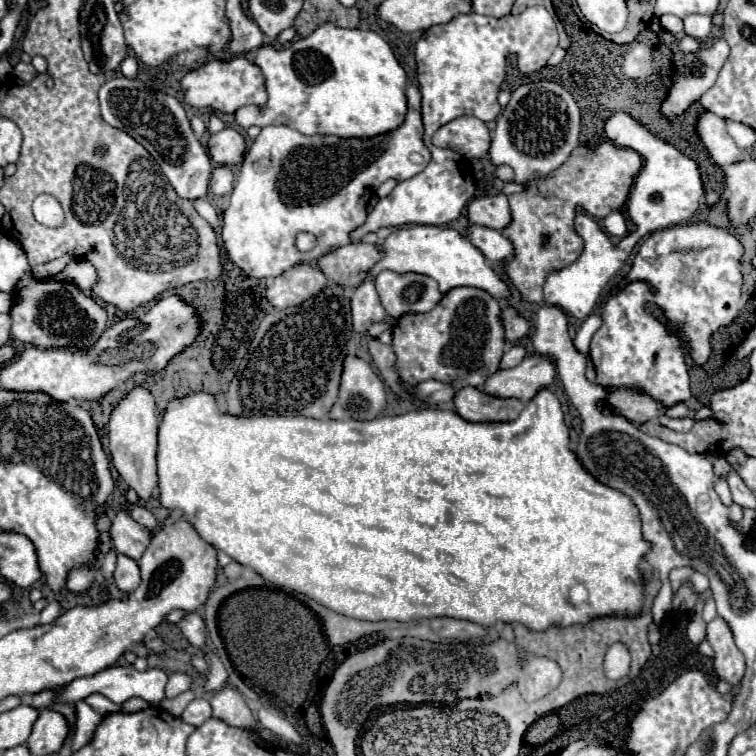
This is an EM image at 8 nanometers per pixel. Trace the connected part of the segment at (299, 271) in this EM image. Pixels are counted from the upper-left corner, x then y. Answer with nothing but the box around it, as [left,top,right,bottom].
[266,265,328,309]

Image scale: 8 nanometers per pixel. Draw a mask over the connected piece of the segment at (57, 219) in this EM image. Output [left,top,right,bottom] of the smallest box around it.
[34,195,64,227]

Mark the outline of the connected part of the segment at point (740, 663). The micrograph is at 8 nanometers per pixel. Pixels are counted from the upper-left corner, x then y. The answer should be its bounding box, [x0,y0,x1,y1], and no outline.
[706,617,744,683]

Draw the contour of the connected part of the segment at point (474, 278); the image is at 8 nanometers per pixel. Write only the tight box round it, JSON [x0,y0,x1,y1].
[370,225,508,299]

